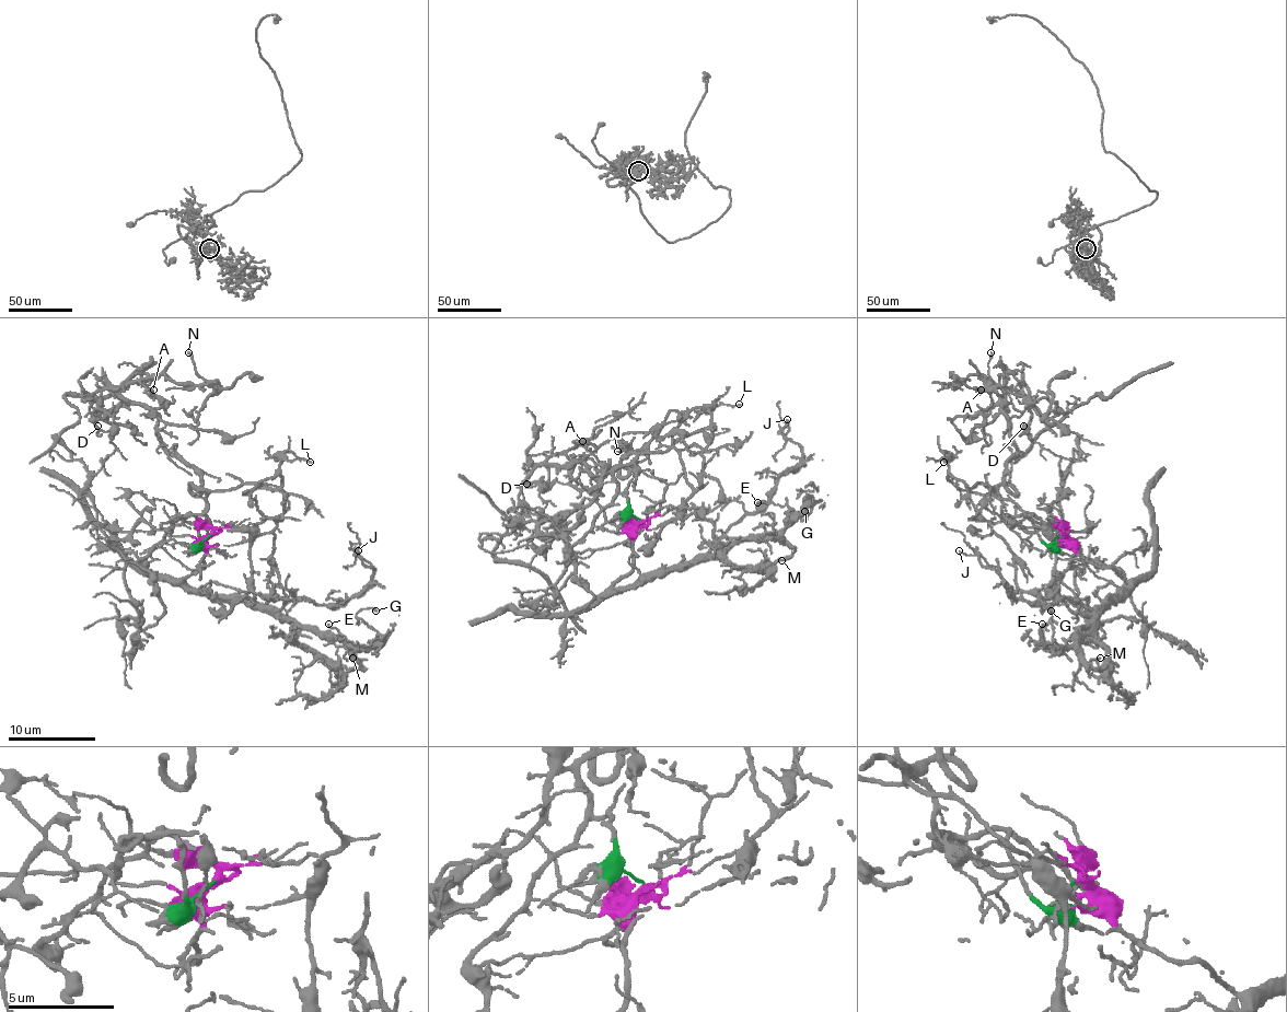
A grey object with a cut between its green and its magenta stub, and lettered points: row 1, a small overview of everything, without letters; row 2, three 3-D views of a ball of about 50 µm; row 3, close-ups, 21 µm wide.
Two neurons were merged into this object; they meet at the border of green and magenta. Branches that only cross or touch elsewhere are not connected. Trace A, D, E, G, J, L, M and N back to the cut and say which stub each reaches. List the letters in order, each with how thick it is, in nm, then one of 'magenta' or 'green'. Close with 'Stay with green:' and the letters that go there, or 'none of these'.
A: 100 nm thick; green
D: 170 nm thick; green
E: 120 nm thick; magenta
G: 120 nm thick; magenta
J: 120 nm thick; magenta
L: 160 nm thick; green
M: 150 nm thick; magenta
N: 190 nm thick; green
Stay with green: A, D, L, N

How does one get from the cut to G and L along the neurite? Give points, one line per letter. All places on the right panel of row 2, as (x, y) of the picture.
G: (1059, 535), (1085, 559), (1106, 568), (1128, 588), (1102, 609), (1070, 646), (1059, 646), (1053, 639), (1051, 612)
L: (1059, 535), (1046, 544), (1027, 518), (1011, 522), (987, 485), (970, 489), (950, 474), (943, 452), (943, 463)

